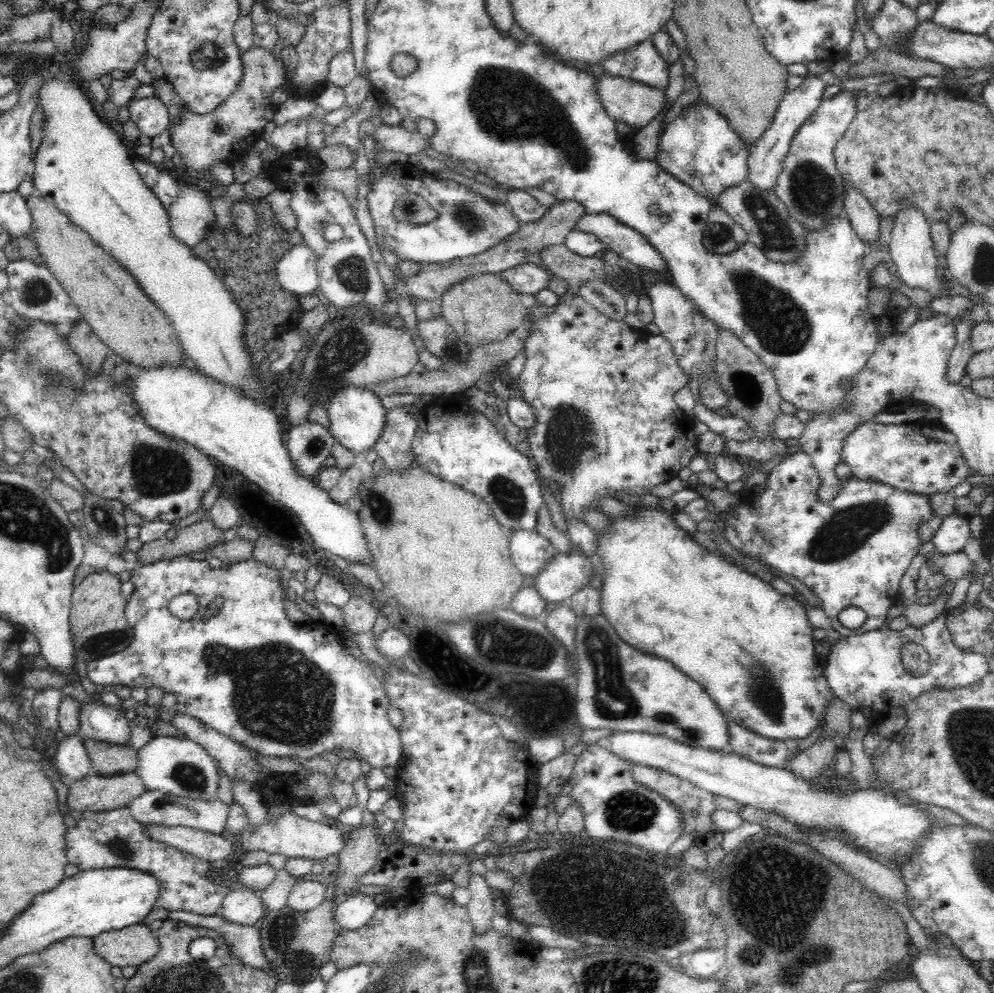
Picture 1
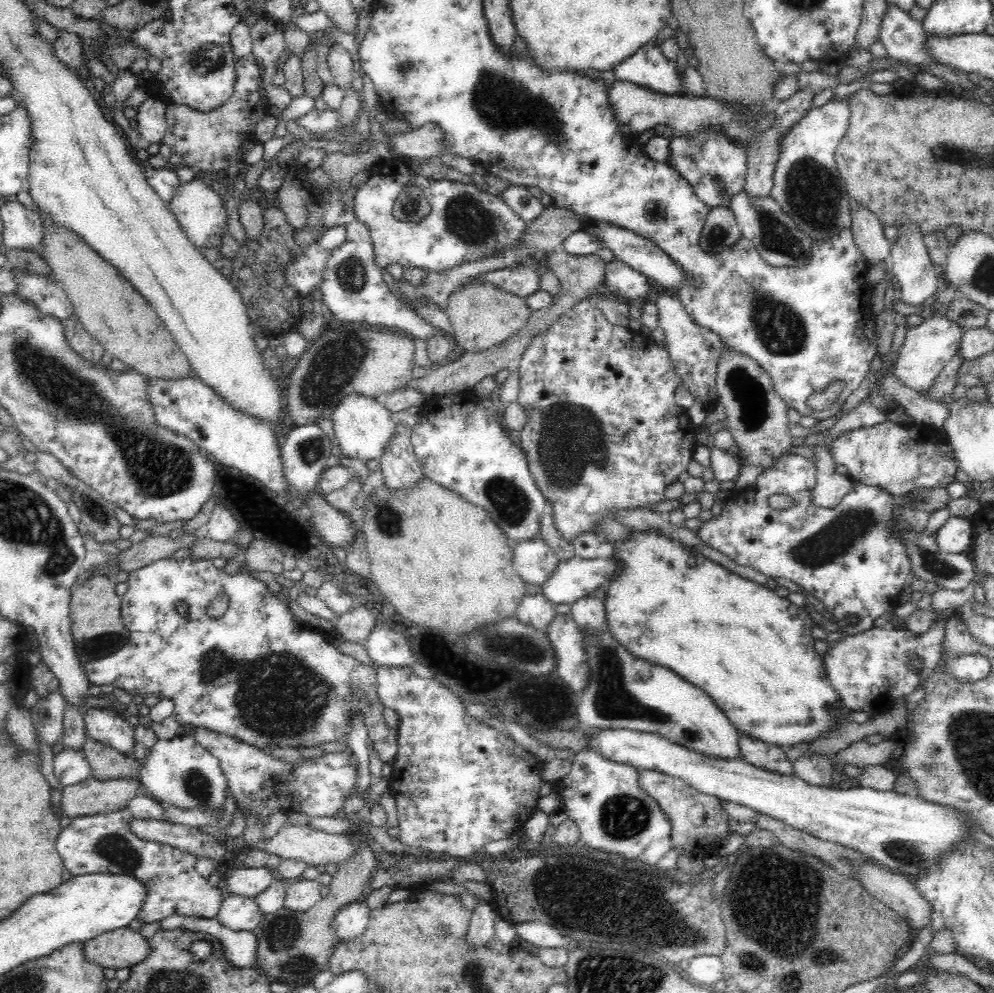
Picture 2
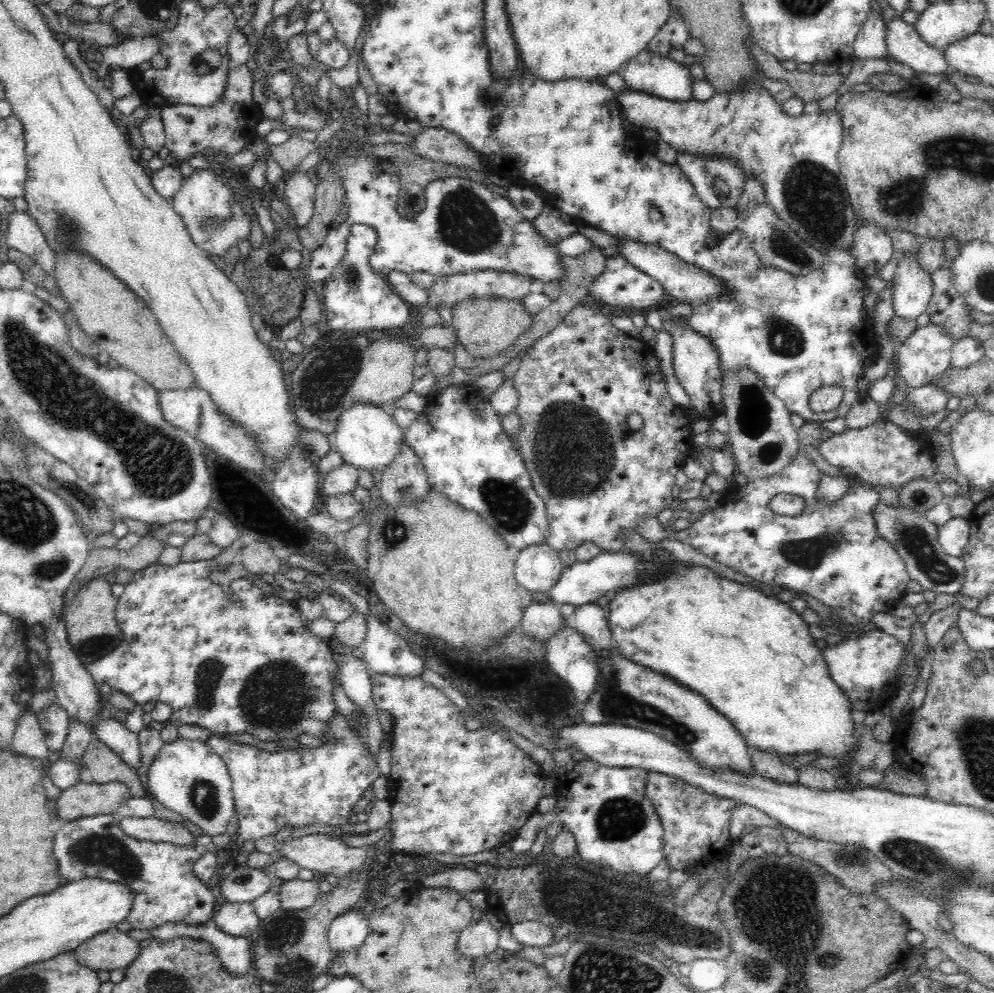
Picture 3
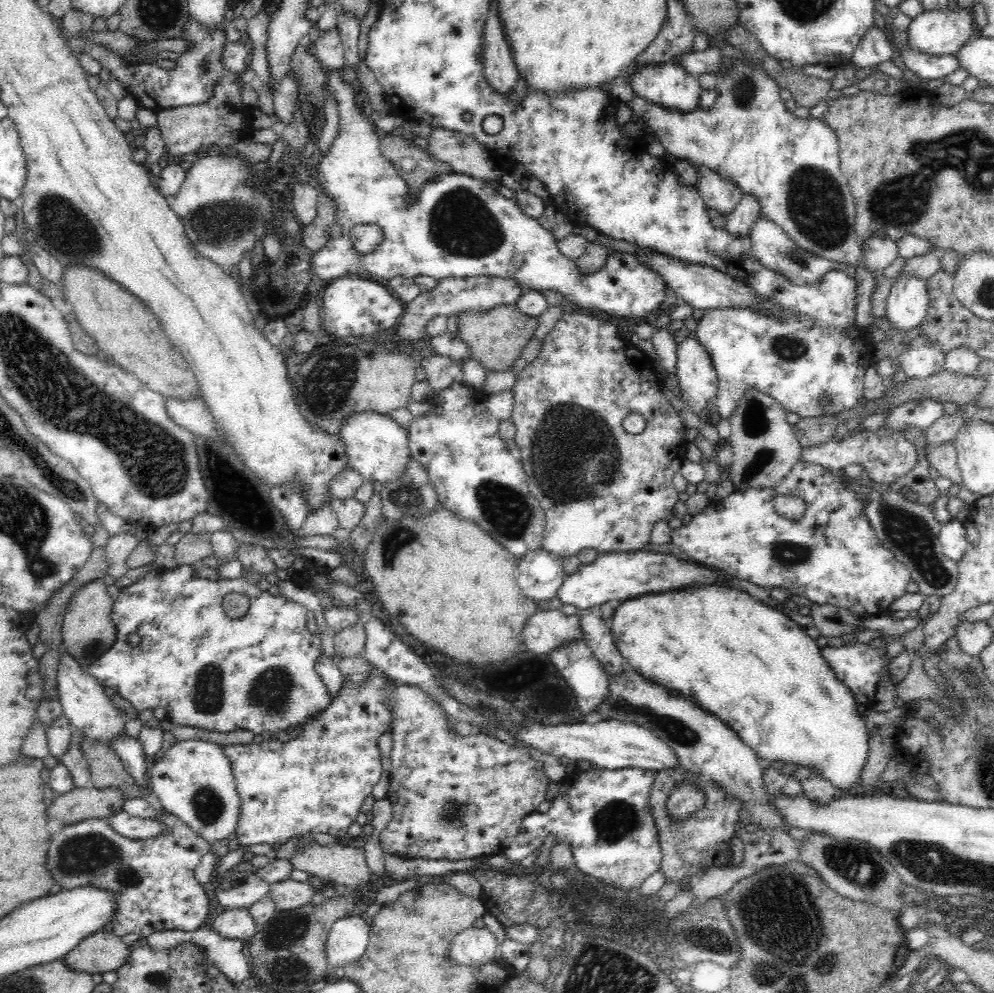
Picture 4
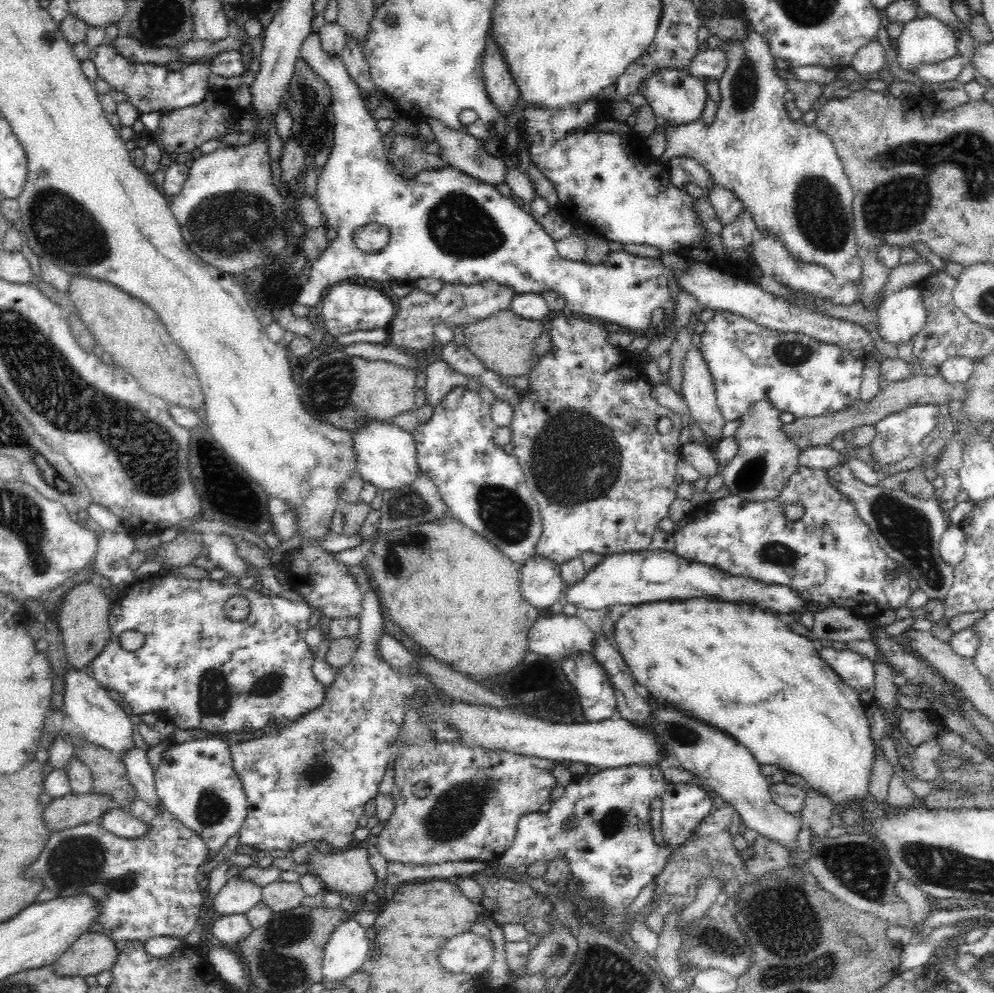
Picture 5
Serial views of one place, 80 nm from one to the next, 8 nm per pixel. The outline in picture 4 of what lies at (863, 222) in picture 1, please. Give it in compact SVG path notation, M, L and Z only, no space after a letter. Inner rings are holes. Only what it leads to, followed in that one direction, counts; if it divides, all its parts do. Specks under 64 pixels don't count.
M872 236L866 242L864 252L861 252L861 264L868 270L883 273L896 259L900 257L897 242L888 238L875 238Z

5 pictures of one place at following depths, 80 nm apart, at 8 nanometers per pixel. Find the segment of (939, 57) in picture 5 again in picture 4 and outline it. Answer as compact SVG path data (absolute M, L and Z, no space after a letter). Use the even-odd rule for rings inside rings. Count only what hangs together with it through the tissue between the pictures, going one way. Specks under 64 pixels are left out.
M972 9L956 11L922 11L912 19L906 30L910 51L935 57L954 55L969 41L972 32Z

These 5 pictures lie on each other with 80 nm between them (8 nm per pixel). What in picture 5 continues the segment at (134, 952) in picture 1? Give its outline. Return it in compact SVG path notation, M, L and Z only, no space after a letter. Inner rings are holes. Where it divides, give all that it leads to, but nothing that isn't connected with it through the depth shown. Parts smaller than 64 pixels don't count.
M95 929L80 934L52 962L52 971L61 977L96 976L103 970L112 968L118 950L114 941L98 933Z

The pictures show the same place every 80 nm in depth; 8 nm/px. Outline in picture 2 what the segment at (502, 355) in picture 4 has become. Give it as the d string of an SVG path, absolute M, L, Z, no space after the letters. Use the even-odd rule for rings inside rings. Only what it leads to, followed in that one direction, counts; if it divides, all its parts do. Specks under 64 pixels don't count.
M476 283L458 286L448 297L446 313L454 329L456 343L464 352L472 354L484 352L507 341L528 322L531 310L525 297L515 297L494 285Z

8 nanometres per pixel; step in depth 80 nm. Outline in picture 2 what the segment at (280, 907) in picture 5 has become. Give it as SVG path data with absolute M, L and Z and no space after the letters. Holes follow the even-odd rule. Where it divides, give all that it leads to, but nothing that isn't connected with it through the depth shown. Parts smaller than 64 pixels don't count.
M318 879L290 882L284 894L284 908L292 911L304 912L312 908L324 893Z

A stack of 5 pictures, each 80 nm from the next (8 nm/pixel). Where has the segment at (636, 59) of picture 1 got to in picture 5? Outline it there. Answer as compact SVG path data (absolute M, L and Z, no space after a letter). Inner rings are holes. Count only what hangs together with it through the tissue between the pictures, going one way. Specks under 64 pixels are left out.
M664 69L649 76L640 89L648 105L654 111L656 119L668 126L680 128L694 122L700 122L710 98L705 84L698 77L693 77L686 71Z

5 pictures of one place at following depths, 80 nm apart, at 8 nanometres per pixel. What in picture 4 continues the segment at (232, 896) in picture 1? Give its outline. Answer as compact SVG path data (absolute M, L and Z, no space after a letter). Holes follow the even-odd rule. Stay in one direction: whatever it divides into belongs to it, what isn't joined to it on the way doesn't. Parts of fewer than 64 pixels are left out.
M228 909L214 920L212 929L228 940L247 940L257 932L258 926L248 909Z

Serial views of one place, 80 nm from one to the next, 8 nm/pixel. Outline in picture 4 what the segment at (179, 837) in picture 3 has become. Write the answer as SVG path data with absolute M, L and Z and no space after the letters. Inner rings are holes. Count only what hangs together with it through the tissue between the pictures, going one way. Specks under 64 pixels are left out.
M119 809L108 817L108 825L123 837L138 840L158 836L164 828L164 825L158 823L156 819L130 816L123 809Z

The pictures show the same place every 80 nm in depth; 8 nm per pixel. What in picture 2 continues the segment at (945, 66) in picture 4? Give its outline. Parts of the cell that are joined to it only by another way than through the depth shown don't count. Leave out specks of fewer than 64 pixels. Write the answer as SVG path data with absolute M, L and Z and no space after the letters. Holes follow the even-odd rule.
M890 5L882 19L879 40L890 58L906 66L929 67L938 63L930 54L930 45L921 22L914 21L907 12Z

